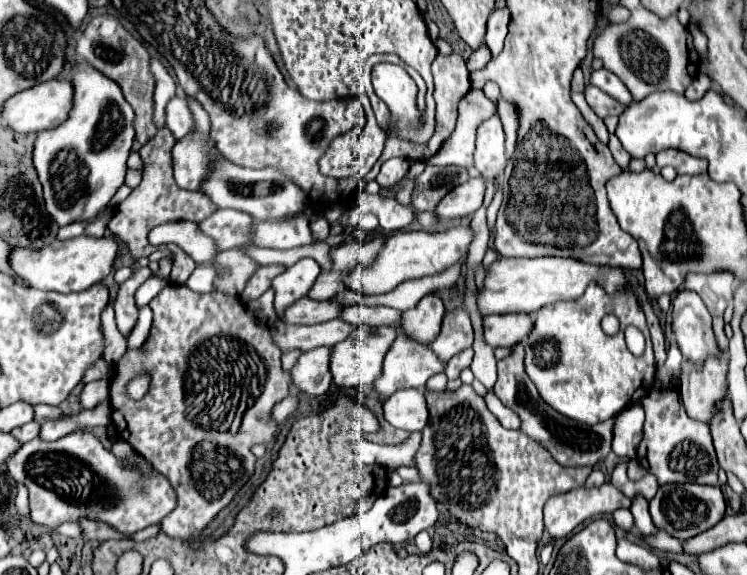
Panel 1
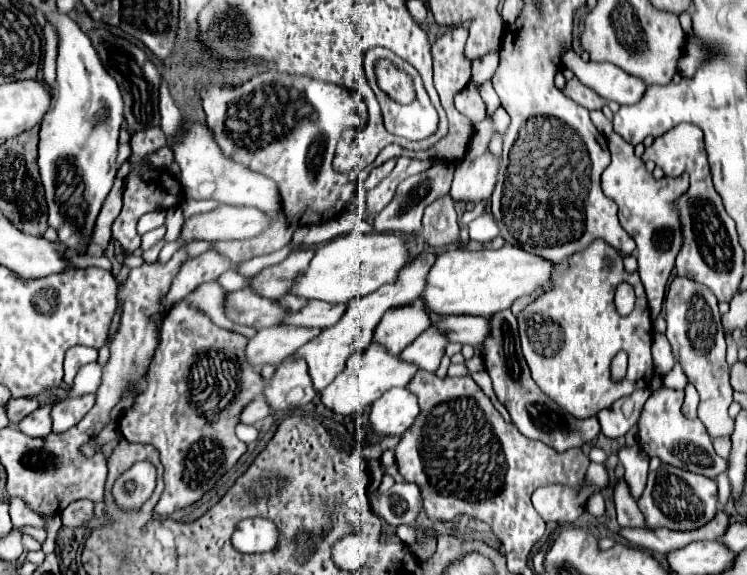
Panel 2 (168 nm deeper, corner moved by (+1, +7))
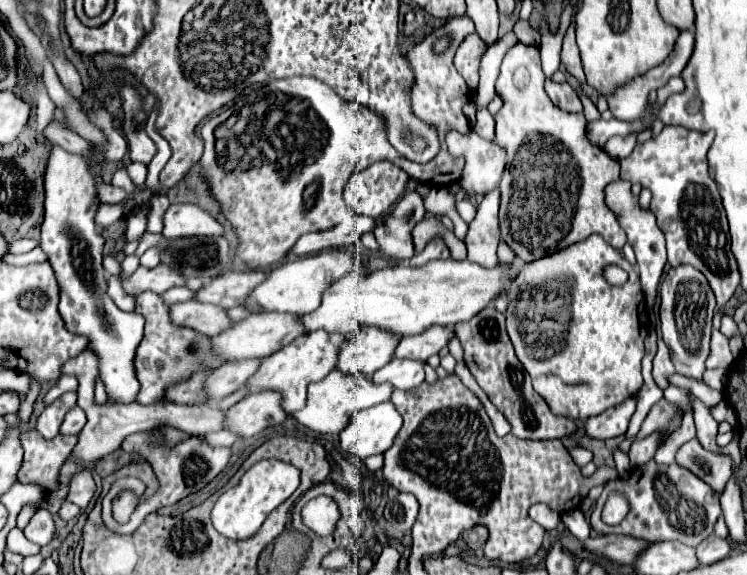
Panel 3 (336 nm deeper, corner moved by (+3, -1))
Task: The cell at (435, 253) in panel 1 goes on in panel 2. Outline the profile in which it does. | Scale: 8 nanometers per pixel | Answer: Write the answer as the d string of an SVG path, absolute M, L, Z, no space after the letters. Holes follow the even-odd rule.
M349 232L317 248L317 254L311 260L307 272L295 278L295 286L291 294L343 304L343 302L349 302L351 298L371 294L383 284L395 282L399 270L403 270L403 266L407 266L411 260L413 256L409 252L407 240L399 238L397 234Z

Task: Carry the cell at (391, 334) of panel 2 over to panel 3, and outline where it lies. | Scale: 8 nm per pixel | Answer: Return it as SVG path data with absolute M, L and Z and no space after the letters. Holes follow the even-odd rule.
M363 328L357 338L347 340L339 354L335 370L353 376L369 376L393 358L399 338L379 328Z

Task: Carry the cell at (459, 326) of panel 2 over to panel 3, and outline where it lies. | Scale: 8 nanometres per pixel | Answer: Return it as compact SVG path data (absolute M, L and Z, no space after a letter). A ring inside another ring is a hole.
M431 326L421 334L403 338L397 344L393 358L411 358L411 360L425 362L429 356L439 354L439 350L447 346L451 336L453 336L453 330L447 330L443 326Z

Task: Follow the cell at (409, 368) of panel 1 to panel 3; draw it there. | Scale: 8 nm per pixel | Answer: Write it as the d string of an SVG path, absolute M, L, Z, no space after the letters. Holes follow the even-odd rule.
M329 372L327 378L323 378L321 382L313 382L309 386L307 404L305 404L305 408L297 410L297 414L293 414L293 418L313 432L339 434L349 424L351 414L389 400L391 392L393 392L393 388L389 384L373 384L369 378L355 378L349 374Z

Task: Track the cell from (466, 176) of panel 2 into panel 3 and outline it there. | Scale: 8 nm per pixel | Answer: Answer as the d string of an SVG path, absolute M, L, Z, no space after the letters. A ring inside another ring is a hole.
M473 128L469 134L451 130L445 134L445 142L453 156L465 158L463 176L459 180L465 192L487 194L499 186L505 168L505 150L501 146L481 138Z

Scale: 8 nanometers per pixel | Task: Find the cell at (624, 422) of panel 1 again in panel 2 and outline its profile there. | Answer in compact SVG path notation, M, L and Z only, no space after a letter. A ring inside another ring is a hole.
M637 390L631 396L619 398L611 408L605 408L599 412L599 424L601 424L601 432L607 438L621 438L625 436L641 418L641 410L647 402L647 398L651 396L651 392L645 390Z

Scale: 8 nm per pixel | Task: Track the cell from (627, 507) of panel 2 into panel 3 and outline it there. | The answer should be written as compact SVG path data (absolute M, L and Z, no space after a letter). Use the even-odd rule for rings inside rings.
M619 448L615 450L615 466L619 470L619 478L627 478L629 476L629 458Z

